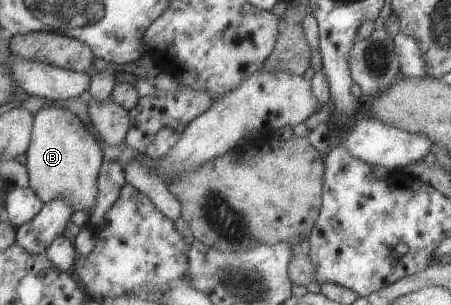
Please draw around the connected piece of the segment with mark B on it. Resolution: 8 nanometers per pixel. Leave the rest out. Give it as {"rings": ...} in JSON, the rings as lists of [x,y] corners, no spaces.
{"rings":[[[44,105],[32,114],[30,141],[25,151],[29,188],[42,203],[62,197],[73,212],[86,211],[90,215],[96,203],[102,143],[67,108]]]}

